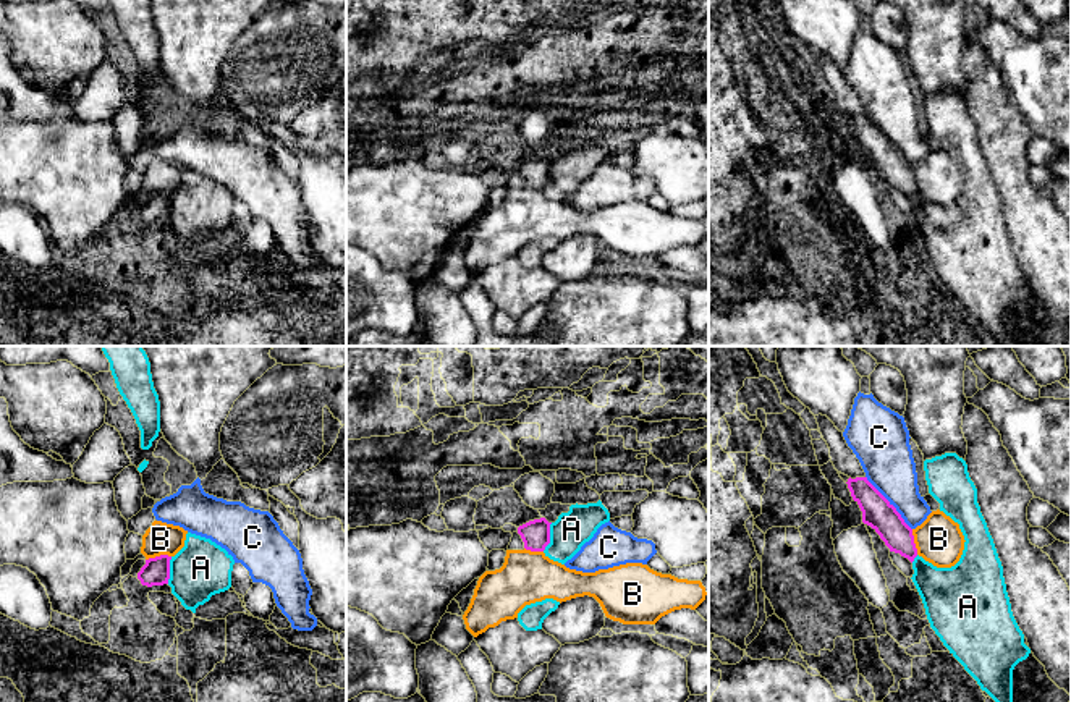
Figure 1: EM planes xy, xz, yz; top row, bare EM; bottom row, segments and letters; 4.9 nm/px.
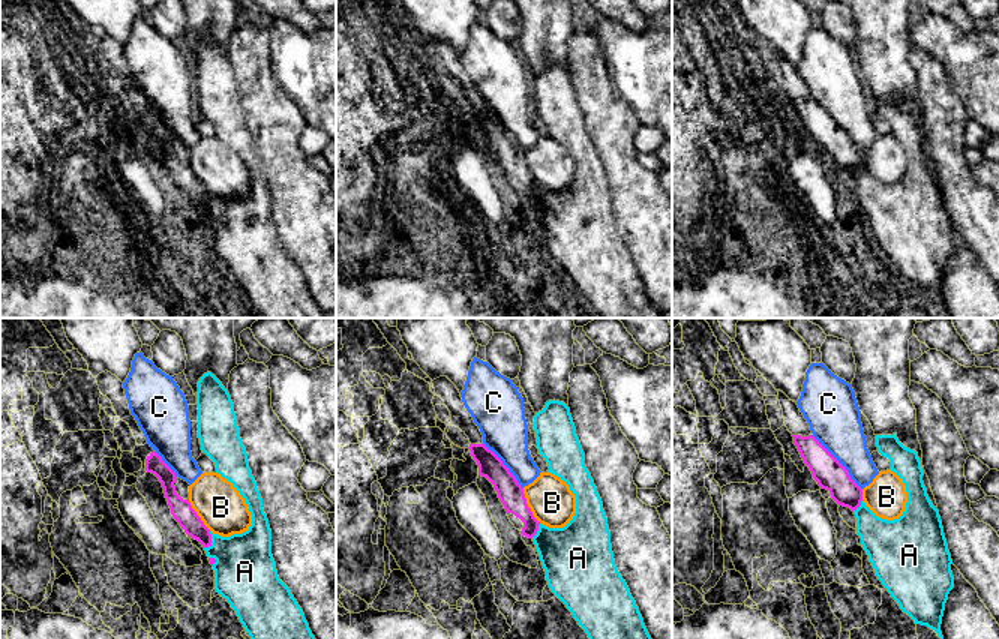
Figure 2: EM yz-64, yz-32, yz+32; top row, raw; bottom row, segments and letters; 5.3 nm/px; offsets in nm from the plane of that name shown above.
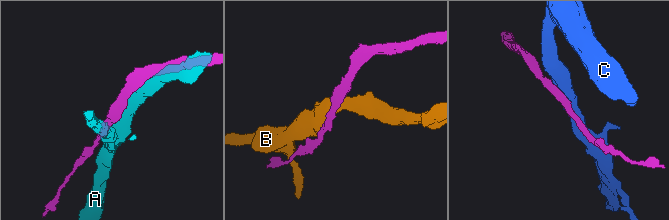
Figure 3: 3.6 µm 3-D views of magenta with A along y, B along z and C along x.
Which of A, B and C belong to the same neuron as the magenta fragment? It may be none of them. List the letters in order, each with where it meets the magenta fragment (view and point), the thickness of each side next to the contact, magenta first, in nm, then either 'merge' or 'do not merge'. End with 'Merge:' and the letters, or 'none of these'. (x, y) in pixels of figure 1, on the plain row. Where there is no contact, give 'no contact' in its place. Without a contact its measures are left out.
A: xz (549, 175) | 140/180 nm | do not merge
B: xy (157, 194) | 140/160 nm | do not merge
C: yz (888, 141) | 150/260 nm | do not merge
Merge: none of these

